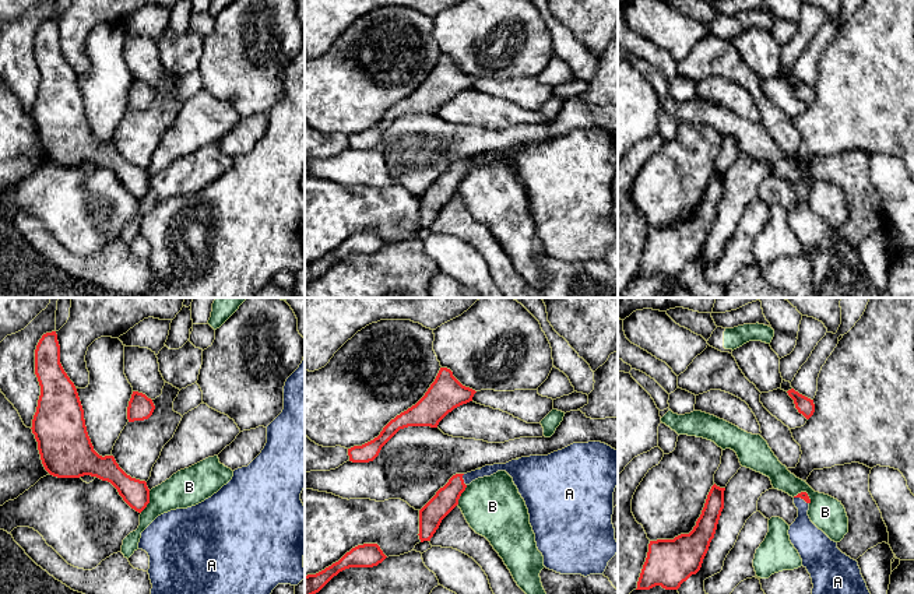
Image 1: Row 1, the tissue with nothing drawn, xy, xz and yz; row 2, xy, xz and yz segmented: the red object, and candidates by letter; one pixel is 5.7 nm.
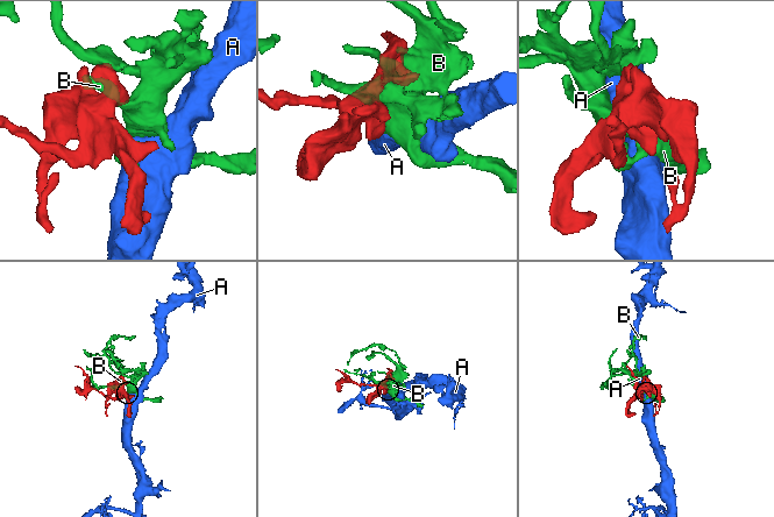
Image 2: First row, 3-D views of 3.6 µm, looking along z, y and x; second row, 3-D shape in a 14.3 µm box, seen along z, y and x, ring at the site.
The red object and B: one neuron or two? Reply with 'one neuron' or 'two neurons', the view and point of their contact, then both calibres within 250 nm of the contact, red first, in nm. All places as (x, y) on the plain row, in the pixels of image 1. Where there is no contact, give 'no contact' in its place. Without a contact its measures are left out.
two neurons; contact xy (148, 189); calibres 160 and 220 nm

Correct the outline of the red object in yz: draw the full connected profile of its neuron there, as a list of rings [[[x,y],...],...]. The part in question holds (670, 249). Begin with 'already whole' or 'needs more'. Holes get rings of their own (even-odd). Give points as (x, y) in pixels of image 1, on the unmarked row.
already whole; [[[716,171],[711,173],[702,201],[689,221],[650,228],[636,277],[650,277],[655,273],[678,277],[700,257],[724,196],[724,178],[725,175]]]

